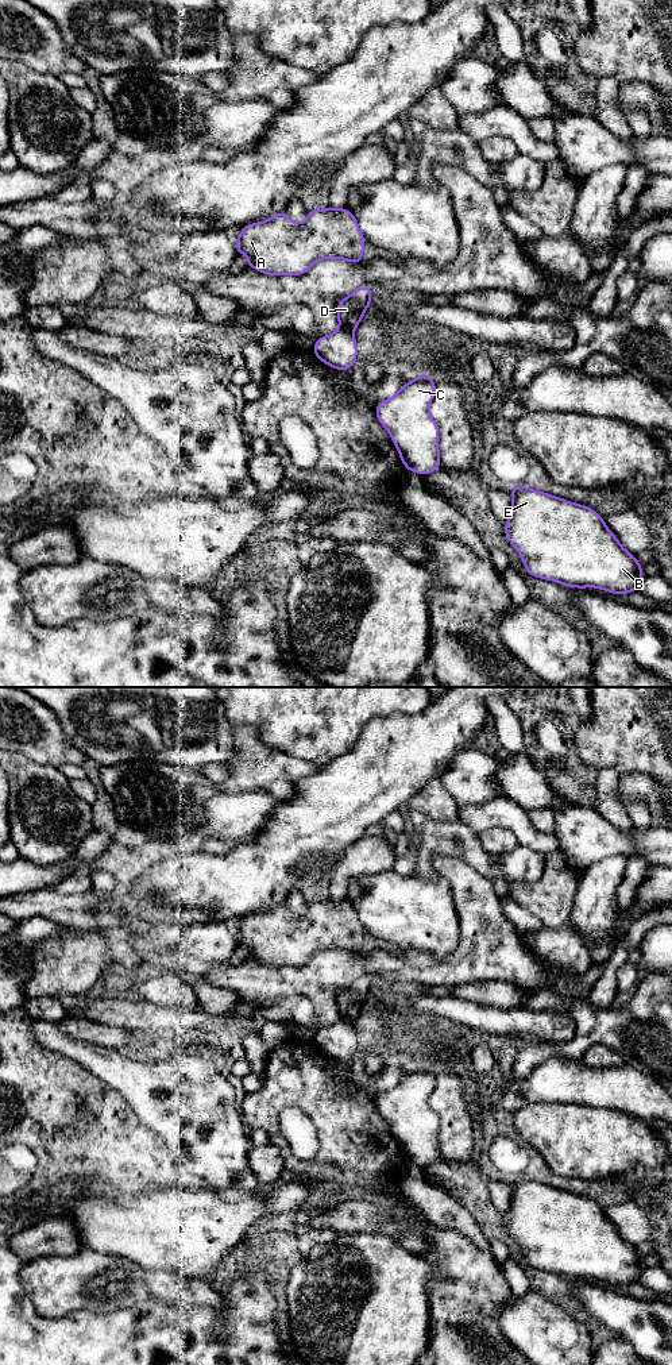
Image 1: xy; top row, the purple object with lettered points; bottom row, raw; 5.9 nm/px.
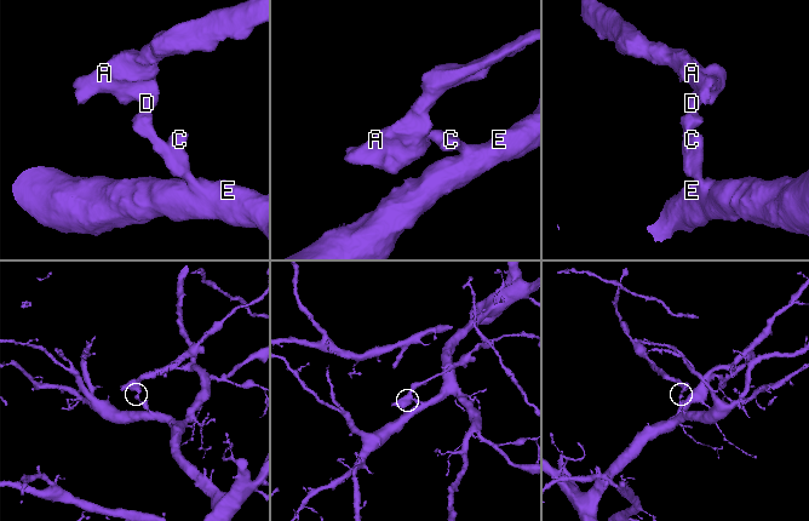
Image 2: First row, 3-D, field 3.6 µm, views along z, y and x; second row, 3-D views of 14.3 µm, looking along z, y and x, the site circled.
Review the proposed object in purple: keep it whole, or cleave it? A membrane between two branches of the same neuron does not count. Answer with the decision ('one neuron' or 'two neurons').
two neurons

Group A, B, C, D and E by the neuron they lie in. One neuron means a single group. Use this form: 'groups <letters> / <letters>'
groups A D / B C E

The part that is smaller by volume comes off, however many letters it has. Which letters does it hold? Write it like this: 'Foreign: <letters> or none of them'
Foreign: A, D

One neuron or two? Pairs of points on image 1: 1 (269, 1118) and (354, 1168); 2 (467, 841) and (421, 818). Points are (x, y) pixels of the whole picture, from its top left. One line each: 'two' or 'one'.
1: one
2: one

